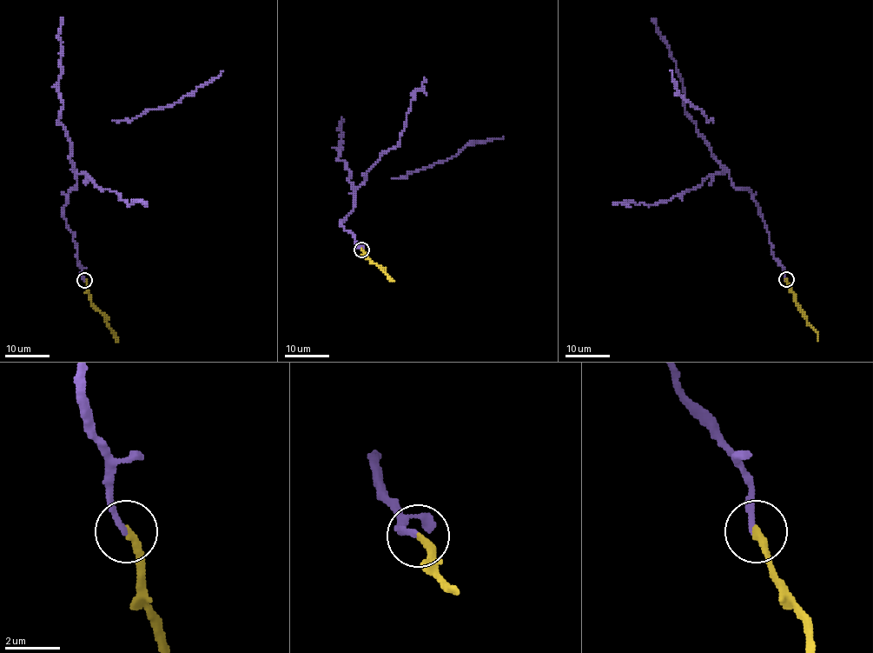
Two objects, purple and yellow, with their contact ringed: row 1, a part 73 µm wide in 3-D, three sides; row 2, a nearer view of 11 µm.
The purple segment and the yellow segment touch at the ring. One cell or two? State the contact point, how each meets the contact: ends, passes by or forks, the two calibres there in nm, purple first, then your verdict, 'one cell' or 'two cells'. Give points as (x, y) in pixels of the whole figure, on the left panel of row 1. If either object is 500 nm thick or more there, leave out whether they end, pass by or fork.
(84, 280) | purple ends | yellow ends | 200/280 nm | two cells

